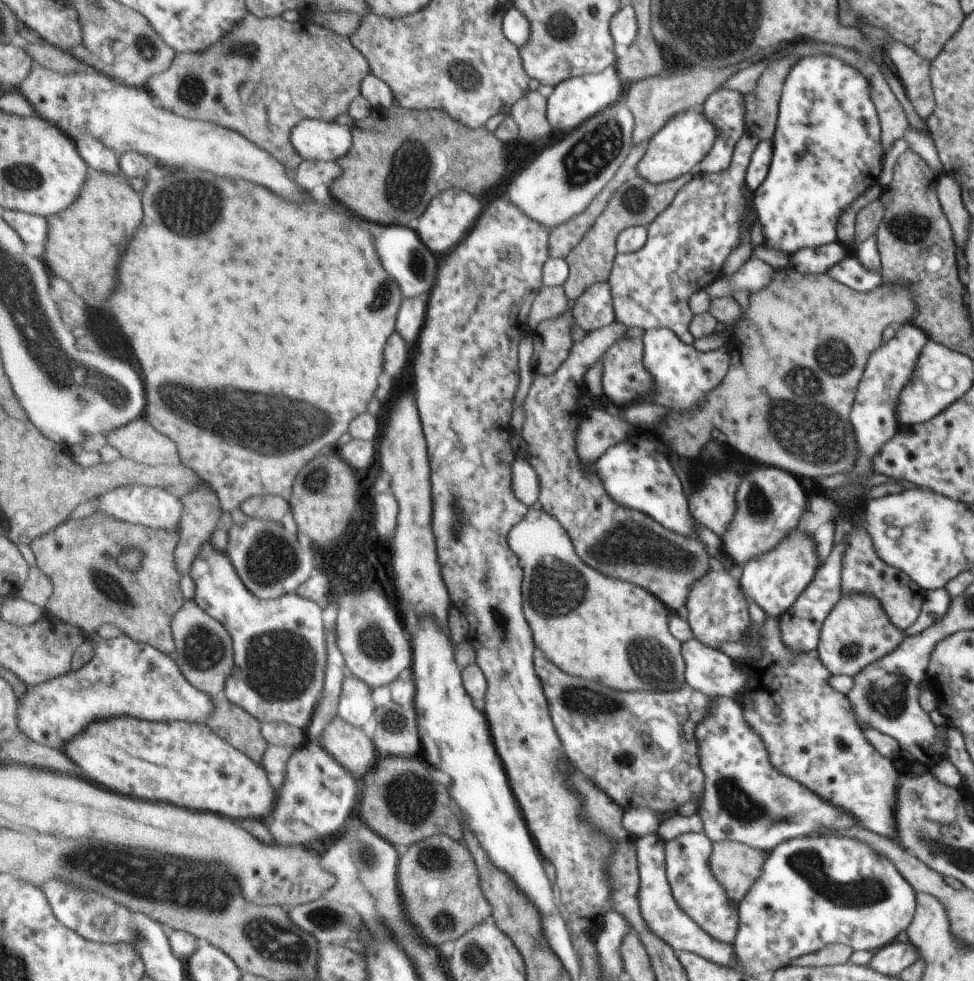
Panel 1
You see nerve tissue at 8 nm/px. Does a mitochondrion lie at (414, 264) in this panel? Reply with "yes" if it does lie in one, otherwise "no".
yes

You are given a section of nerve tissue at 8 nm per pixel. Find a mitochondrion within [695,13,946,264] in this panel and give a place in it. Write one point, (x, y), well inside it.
(914, 227)

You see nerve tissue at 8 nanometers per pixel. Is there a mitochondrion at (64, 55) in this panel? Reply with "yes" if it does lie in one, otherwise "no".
no

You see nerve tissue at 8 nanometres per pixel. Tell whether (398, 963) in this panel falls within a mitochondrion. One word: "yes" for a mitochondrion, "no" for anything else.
no

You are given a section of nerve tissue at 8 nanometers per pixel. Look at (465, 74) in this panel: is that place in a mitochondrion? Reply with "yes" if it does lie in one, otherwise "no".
yes

